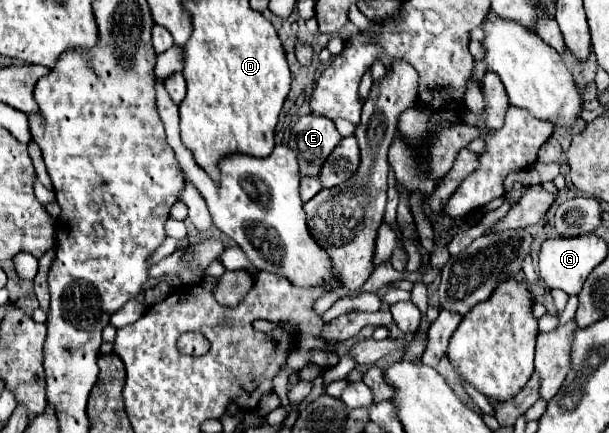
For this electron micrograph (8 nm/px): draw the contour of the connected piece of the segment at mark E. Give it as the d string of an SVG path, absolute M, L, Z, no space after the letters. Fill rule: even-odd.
M315 113L301 117L287 141L287 145L297 155L301 177L317 177L325 159L331 155L341 139L343 137L339 135L331 119Z

